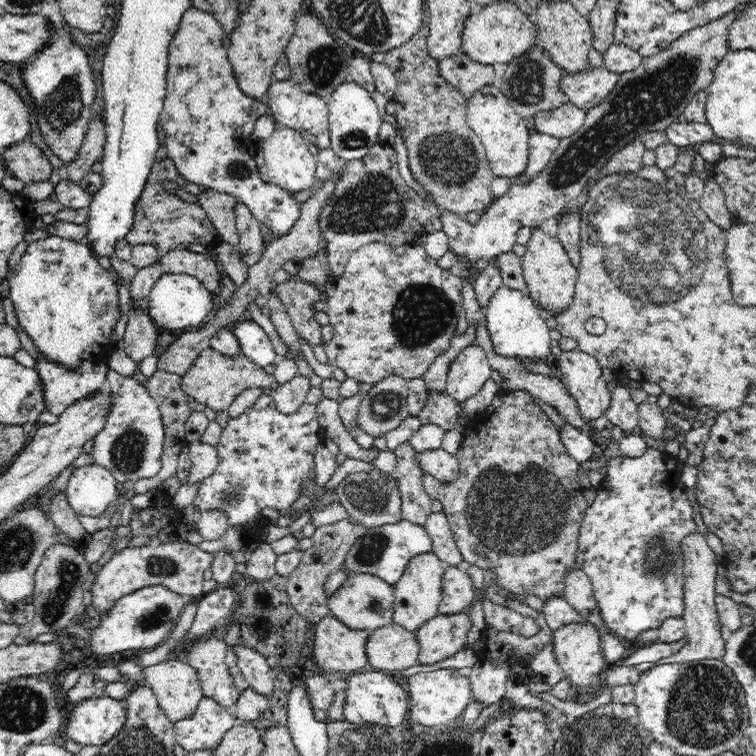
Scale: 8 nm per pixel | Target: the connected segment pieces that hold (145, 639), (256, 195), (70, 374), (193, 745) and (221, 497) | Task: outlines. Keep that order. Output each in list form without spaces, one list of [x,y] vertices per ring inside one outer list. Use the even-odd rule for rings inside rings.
[[[152,585],[138,589],[123,597],[103,618],[101,626],[93,636],[92,649],[105,655],[133,649],[154,649],[162,645],[171,635],[184,606],[186,606],[184,596],[166,585]]]
[[[194,6],[184,14],[182,24],[180,24],[178,32],[174,34],[170,48],[168,48],[169,64],[168,74],[166,74],[168,84],[160,122],[162,130],[166,133],[168,157],[174,160],[178,173],[184,179],[193,184],[200,184],[209,190],[235,197],[239,202],[248,206],[256,220],[268,228],[272,237],[282,238],[298,222],[303,204],[295,194],[260,179],[259,168],[254,158],[250,156],[248,148],[255,142],[252,134],[256,121],[260,116],[268,114],[269,108],[264,100],[242,94],[232,65],[228,60],[230,43],[229,33],[224,31],[224,27],[214,18],[213,14]]]
[[[40,349],[37,351],[37,361],[35,364],[36,372],[39,374],[42,385],[42,398],[45,408],[50,411],[54,416],[59,417],[62,412],[66,410],[80,397],[89,395],[98,389],[104,388],[105,374],[110,367],[105,362],[92,361],[90,357],[82,359],[75,367],[68,368],[66,365],[52,361],[41,354]]]
[[[203,696],[192,718],[174,723],[176,742],[188,752],[214,751],[228,730],[240,722],[233,710]]]
[[[271,395],[260,396],[242,417],[232,419],[223,428],[220,441],[215,446],[220,463],[214,474],[202,480],[193,505],[202,511],[224,509],[230,517],[230,526],[241,524],[257,543],[267,544],[291,535],[309,522],[311,513],[304,513],[288,528],[281,528],[268,524],[260,511],[263,508],[282,510],[296,502],[302,483],[316,476],[314,457],[321,438],[316,405],[306,401],[297,412],[282,414],[275,407]],[[256,528],[264,529],[262,533],[256,533]]]

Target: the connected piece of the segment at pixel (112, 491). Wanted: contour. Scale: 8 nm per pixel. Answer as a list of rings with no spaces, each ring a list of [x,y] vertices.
[[[96,464],[75,468],[65,491],[76,514],[86,516],[100,516],[119,496],[115,476]]]

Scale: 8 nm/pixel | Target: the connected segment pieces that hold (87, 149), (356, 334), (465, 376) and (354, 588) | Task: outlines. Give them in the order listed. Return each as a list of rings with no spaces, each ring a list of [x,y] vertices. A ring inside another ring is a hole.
[[[96,116],[91,118],[89,132],[86,134],[85,142],[79,153],[76,163],[68,163],[68,178],[75,184],[82,180],[86,174],[92,170],[92,166],[103,156],[105,150],[105,116]]]
[[[372,242],[362,246],[350,256],[346,269],[345,276],[341,278],[331,278],[322,288],[327,294],[327,315],[329,323],[334,326],[334,336],[332,340],[323,343],[327,354],[328,363],[342,368],[348,377],[355,378],[358,382],[373,382],[377,383],[384,378],[392,375],[402,376],[406,379],[422,377],[427,371],[427,368],[434,362],[434,359],[448,348],[450,340],[455,335],[456,323],[460,316],[465,316],[464,303],[462,302],[462,288],[464,288],[463,278],[452,274],[452,271],[441,270],[436,265],[435,258],[432,258],[425,248],[418,246],[390,246],[380,242]]]
[[[475,344],[462,350],[448,370],[445,390],[463,403],[484,388],[492,367],[482,347]]]
[[[352,573],[342,582],[329,599],[332,615],[354,630],[376,631],[393,622],[395,592],[394,585],[388,584],[380,576],[370,573]]]

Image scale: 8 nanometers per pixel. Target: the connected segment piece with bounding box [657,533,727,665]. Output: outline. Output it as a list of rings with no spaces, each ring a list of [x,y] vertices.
[[[700,533],[694,536],[686,536],[682,544],[681,555],[684,555],[684,603],[685,610],[683,620],[685,621],[686,644],[672,656],[657,662],[659,664],[683,664],[684,662],[695,662],[697,660],[723,660],[726,654],[727,641],[722,636],[720,616],[716,607],[716,570],[719,561],[716,554],[706,543],[706,538]]]

